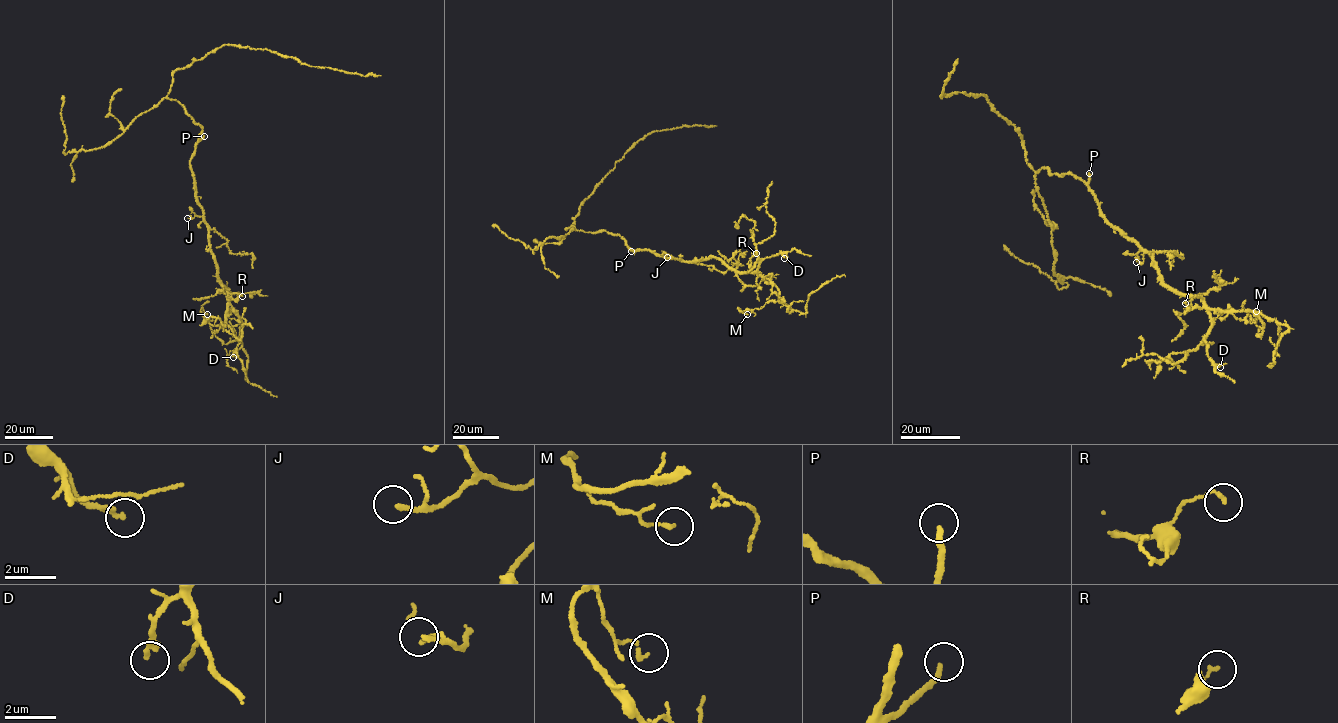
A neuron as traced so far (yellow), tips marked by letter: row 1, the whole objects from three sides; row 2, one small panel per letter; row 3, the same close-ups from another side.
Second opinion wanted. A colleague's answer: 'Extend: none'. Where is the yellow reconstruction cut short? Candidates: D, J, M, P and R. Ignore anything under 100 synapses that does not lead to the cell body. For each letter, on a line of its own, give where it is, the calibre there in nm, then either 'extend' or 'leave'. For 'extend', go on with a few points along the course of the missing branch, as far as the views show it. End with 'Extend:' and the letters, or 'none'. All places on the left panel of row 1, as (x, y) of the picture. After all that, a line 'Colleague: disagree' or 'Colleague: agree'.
D: (233, 357) | 170 nm | leave
J: (187, 218) | 170 nm | leave
M: (207, 314) | 160 nm | leave
P: (204, 136) | 200 nm | extend | (204, 136), (200, 93), (249, 52), (240, 28), (224, 0)
R: (242, 296) | 130 nm | leave
Extend: P
Colleague: disagree

